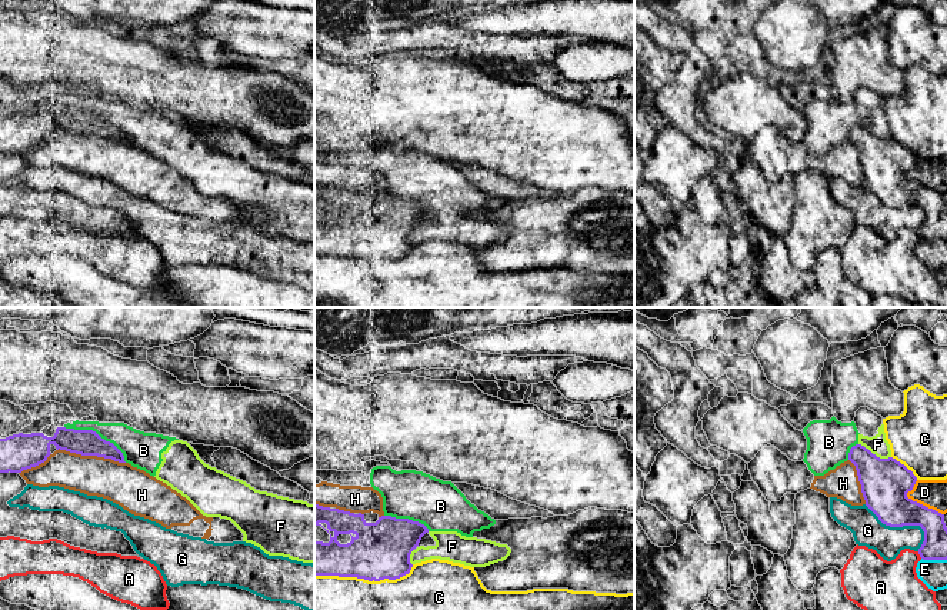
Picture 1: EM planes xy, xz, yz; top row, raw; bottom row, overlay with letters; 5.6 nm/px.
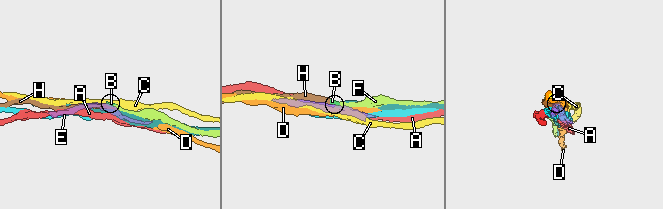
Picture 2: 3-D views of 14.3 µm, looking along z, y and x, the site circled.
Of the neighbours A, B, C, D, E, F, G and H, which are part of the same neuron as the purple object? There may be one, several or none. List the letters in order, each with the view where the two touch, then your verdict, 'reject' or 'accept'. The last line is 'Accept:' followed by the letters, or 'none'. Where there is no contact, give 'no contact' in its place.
A: contact in yz; reject
B: contact in xy; reject
C: contact in xz; reject
D: contact in yz; reject
E: contact in yz; reject
F: contact in yz; reject
G: contact in yz; reject
H: contact in xy; reject
Accept: none

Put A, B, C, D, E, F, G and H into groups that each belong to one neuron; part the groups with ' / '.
A / B F / C / D / E / G / H

